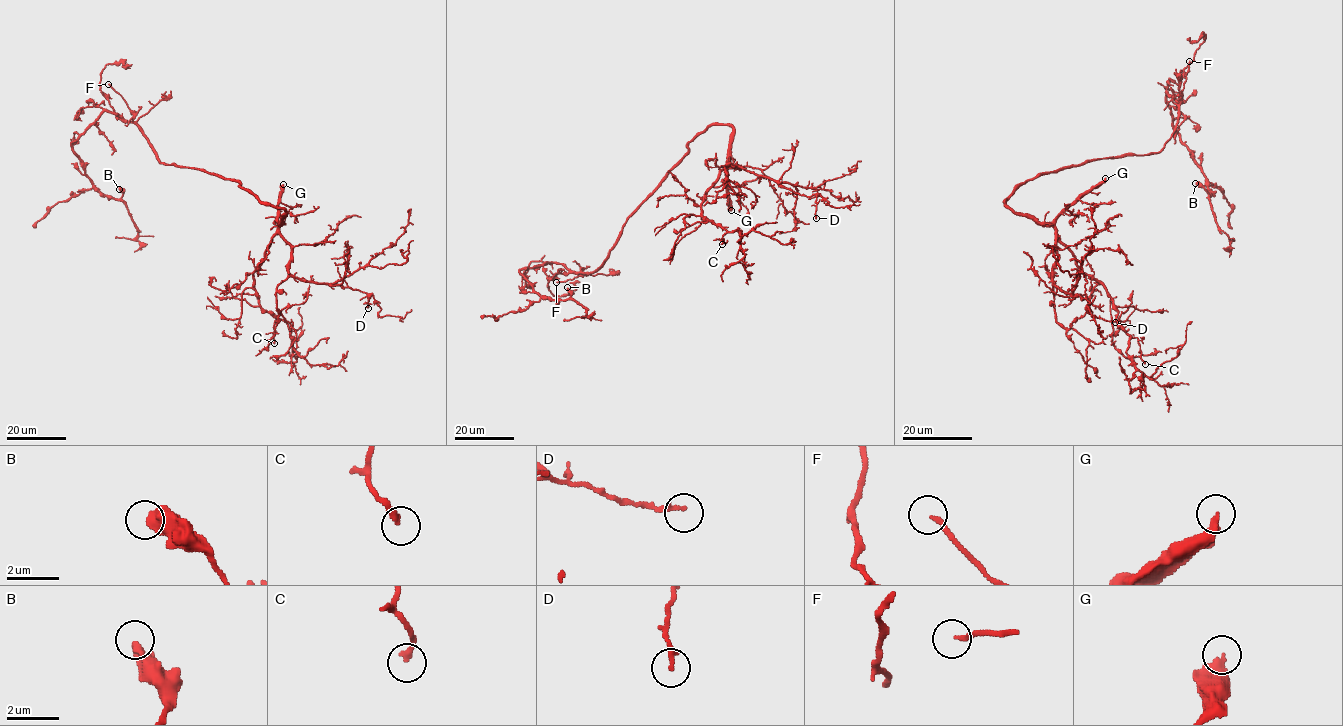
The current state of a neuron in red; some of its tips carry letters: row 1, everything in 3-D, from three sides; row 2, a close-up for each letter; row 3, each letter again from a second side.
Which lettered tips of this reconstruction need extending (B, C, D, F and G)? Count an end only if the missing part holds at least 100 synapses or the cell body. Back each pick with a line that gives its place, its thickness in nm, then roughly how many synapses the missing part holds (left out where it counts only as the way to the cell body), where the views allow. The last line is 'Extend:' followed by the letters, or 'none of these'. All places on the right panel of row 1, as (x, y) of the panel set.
G: (1105, 178) | 420 nm | 900 syn
Extend: G

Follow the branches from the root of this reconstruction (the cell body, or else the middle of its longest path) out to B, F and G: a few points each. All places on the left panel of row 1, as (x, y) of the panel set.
B: (218, 175), (162, 163), (134, 123), (105, 110), (72, 146), (97, 189), (118, 199), (123, 193), (119, 189)
F: (218, 175), (162, 163), (132, 120), (134, 115), (125, 100), (108, 84)
G: (218, 175), (236, 180), (261, 201), (282, 207), (283, 221), (279, 222), (278, 200), (283, 184)

